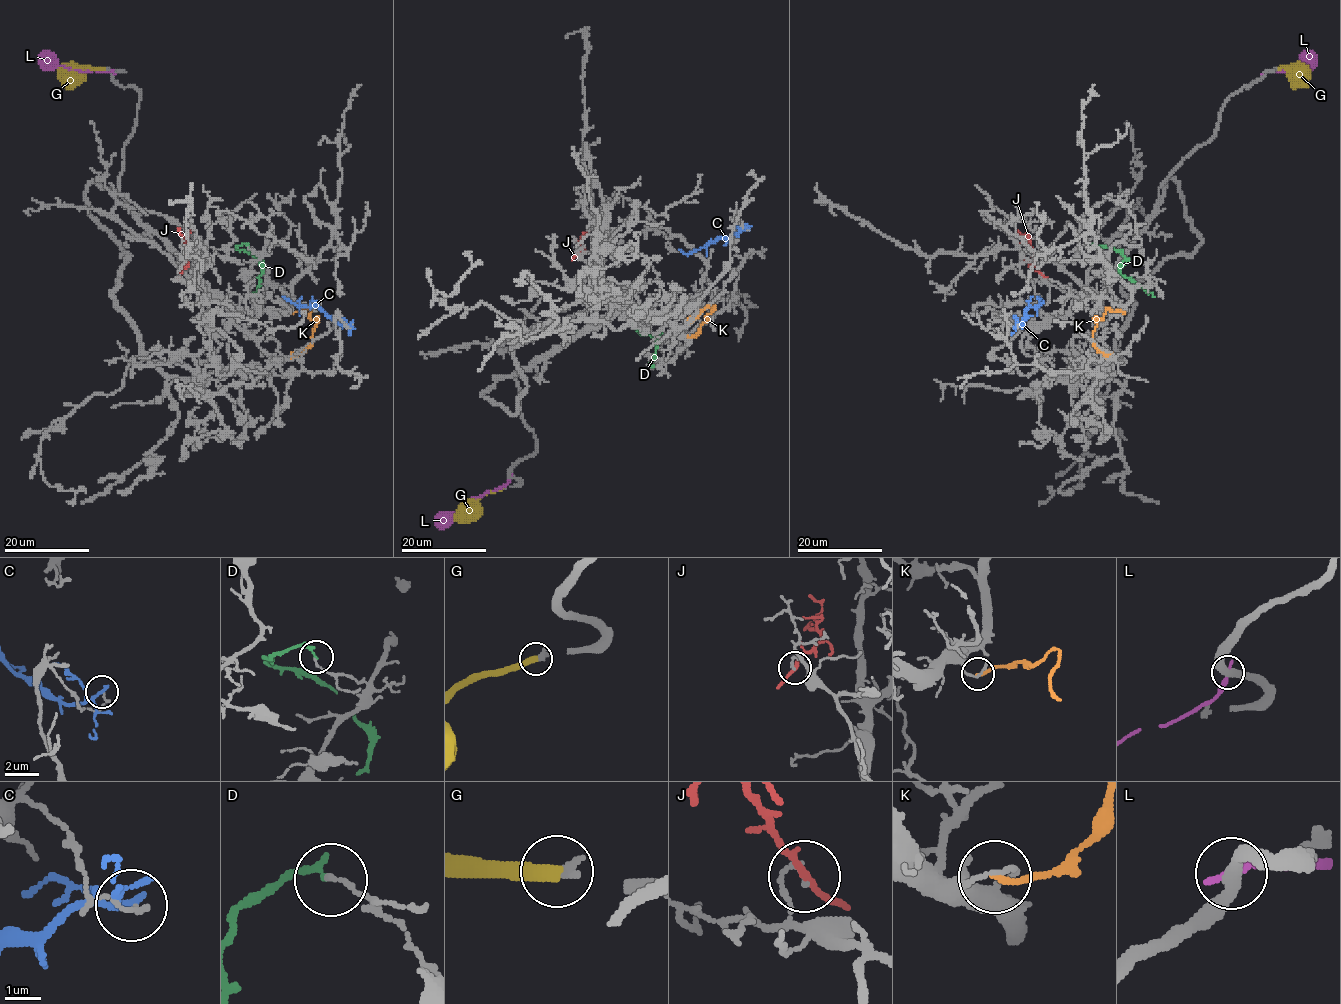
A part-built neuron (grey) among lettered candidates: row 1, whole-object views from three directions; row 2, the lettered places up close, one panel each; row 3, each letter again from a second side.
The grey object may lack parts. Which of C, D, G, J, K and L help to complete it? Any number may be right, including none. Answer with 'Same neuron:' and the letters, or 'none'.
Same neuron: G

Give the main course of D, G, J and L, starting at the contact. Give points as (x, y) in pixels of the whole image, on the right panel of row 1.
D: (1094, 245), (1117, 249), (1124, 257), (1118, 271), (1154, 296)
G: (1275, 69), (1288, 68), (1303, 72), (1307, 82)
J: (1043, 275), (1035, 264), (1030, 242), (1017, 229)
L: (1265, 72), (1307, 66), (1313, 59), (1307, 60)

